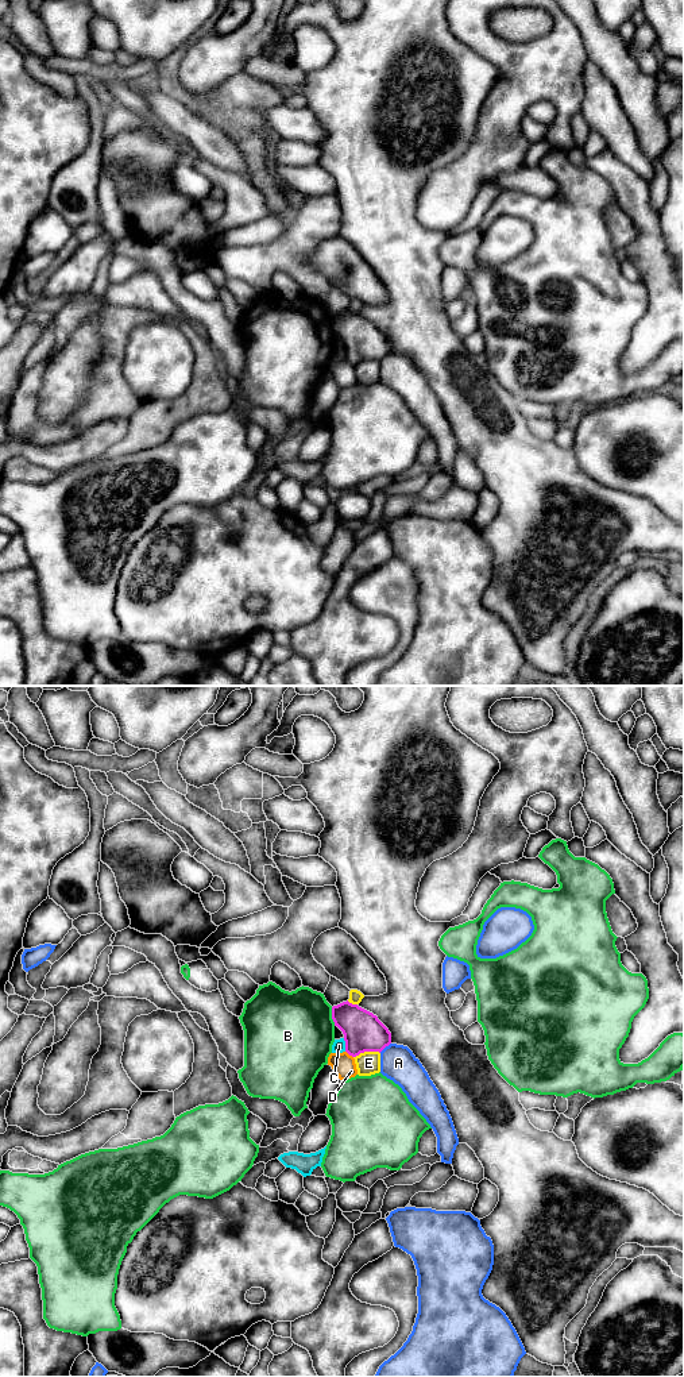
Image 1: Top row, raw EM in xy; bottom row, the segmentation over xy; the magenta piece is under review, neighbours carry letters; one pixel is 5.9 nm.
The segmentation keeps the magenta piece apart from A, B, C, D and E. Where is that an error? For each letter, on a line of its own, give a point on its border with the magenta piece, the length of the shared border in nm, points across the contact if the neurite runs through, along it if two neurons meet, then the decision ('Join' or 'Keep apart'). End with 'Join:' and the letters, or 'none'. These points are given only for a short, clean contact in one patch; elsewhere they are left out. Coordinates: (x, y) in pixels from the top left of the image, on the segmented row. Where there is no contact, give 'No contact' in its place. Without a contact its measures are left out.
A: Touches magenta at xy (385, 1046). Shared border 90 nm. Keep apart
B: Touches magenta at xy (332, 1017). Shared border 110 nm. Keep apart
C: Touches magenta at xy (346, 1045). Shared border 80 nm. Keep apart
D: Touches magenta at xy (350, 1055). Shared border 60 nm. Boundary: xy (346, 1050), (352, 1057). Keep apart
E: Touches magenta at xy (366, 1050). Shared border 160 nm. Keep apart
Join: none

